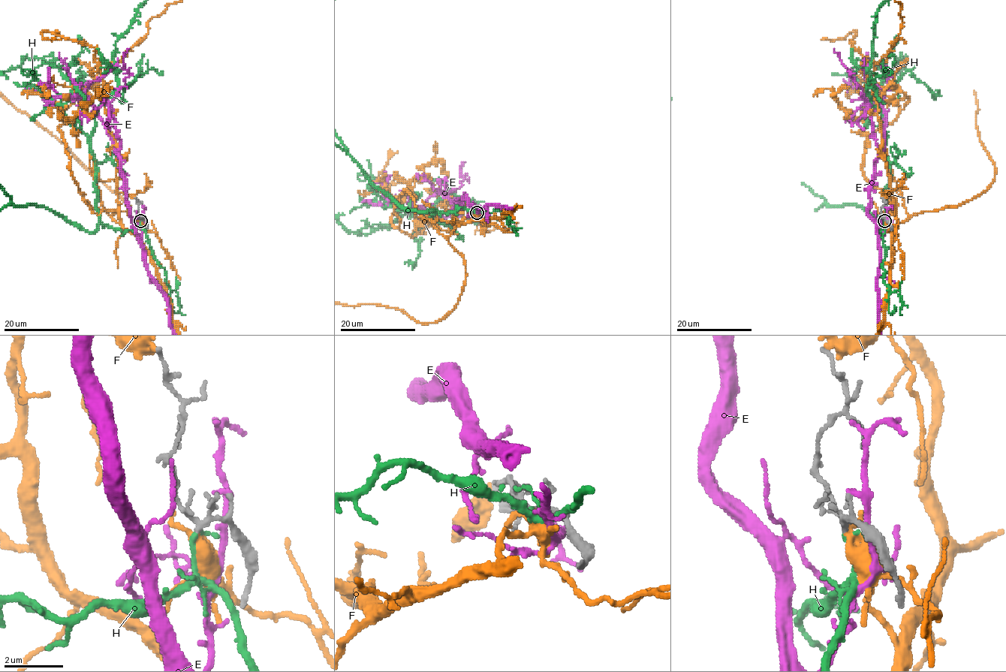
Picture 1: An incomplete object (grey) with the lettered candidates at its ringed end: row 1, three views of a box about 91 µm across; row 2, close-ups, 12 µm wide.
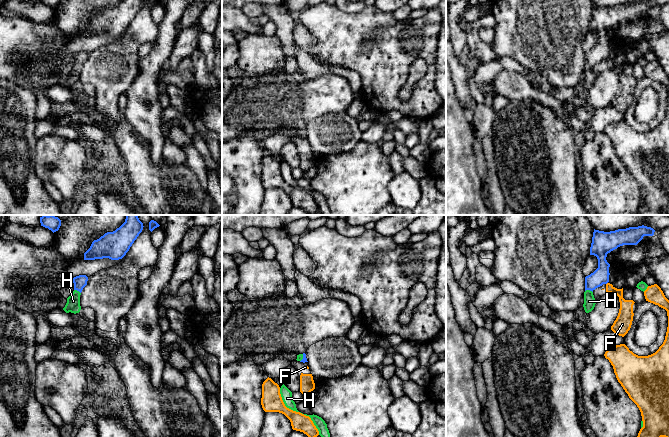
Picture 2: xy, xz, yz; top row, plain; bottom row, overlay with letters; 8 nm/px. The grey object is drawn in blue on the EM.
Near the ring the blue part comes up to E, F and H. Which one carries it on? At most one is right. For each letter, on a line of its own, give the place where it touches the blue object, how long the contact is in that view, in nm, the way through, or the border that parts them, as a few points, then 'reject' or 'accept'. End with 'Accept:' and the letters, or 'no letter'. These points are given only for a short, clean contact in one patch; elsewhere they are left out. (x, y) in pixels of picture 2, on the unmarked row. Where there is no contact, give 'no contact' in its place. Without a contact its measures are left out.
E: no contact; reject
F: no contact; reject
H: contact yz (589, 65); length 70 nm; way yz (600, 52), (589, 65), (589, 77); accept
Accept: H

